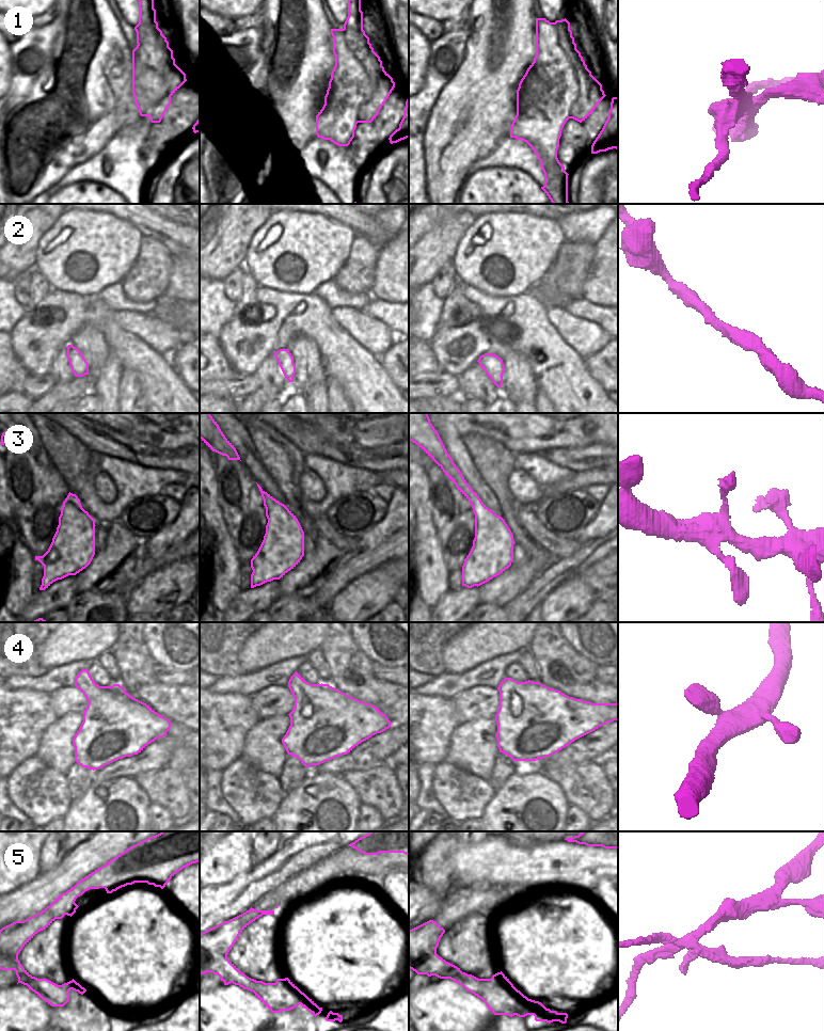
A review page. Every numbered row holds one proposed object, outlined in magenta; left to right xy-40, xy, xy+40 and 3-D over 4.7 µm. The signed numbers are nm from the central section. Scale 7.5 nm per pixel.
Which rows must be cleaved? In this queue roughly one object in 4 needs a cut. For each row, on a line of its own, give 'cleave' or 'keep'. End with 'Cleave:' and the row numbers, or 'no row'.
1: cleave
2: keep
3: keep
4: keep
5: cleave
Cleave: 1, 5

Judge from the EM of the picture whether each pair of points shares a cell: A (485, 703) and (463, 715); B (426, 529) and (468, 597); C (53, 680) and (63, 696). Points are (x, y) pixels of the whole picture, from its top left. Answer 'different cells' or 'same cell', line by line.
A: same cell
B: different cells
C: different cells

